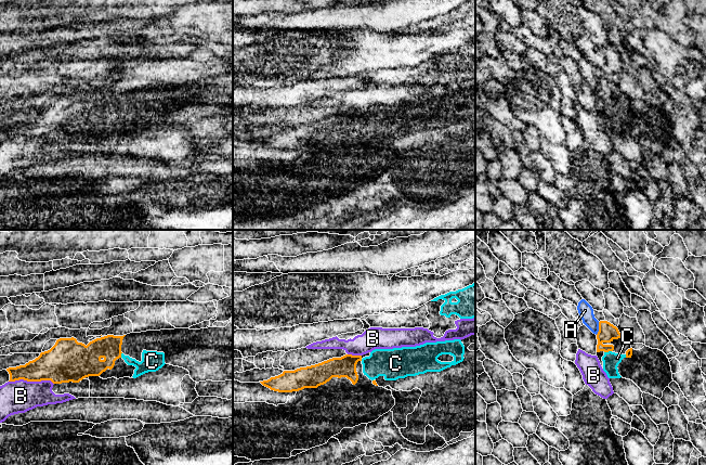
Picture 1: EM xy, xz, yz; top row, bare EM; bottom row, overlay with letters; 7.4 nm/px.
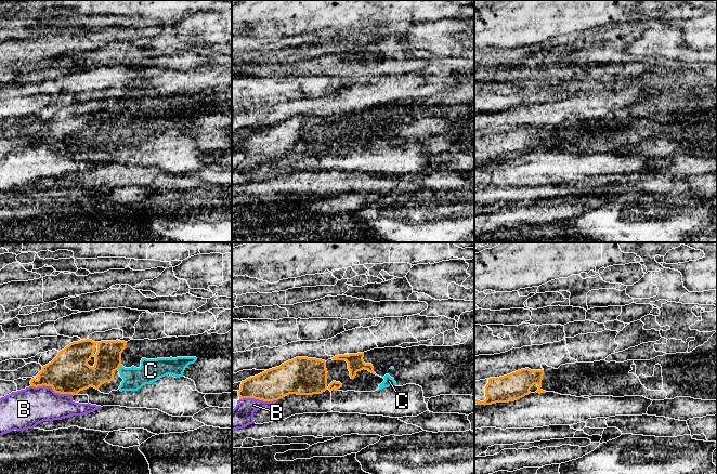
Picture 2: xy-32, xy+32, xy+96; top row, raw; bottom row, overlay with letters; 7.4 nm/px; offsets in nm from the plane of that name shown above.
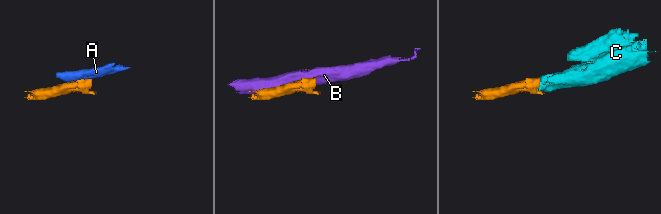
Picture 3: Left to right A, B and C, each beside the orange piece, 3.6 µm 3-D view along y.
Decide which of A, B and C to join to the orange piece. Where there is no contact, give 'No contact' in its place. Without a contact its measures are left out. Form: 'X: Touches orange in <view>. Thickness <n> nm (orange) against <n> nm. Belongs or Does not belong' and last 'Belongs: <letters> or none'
A: Touches orange in yz. Thickness 140 nm (orange) against 110 nm. Does not belong
B: Touches orange in xy. Thickness 280 nm (orange) against 240 nm. Does not belong
C: Touches orange in yz. Thickness 140 nm (orange) against 130 nm. Belongs
Belongs: C

